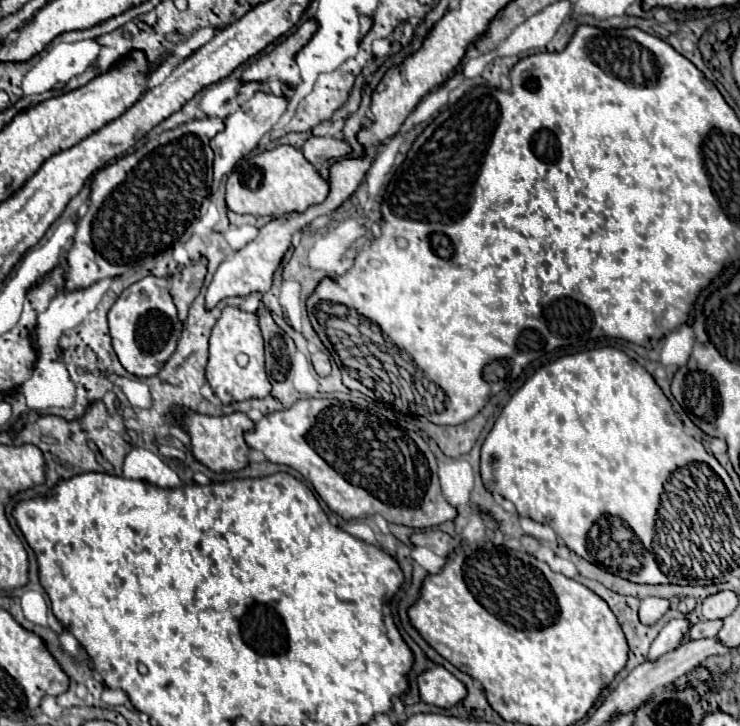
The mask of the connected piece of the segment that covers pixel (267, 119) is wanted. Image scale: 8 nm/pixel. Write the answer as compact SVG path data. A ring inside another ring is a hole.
M258 91L252 99L242 103L230 117L224 119L224 129L210 141L210 147L214 151L214 187L212 187L212 191L216 191L220 185L220 179L226 173L230 173L234 169L234 165L258 145L262 135L268 133L276 125L276 121L286 111L286 105L288 105L288 101L284 97L272 97L272 93Z

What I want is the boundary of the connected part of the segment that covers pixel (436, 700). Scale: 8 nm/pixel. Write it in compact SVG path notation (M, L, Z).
M434 665L418 677L422 701L440 709L450 709L466 697L466 687L442 665Z

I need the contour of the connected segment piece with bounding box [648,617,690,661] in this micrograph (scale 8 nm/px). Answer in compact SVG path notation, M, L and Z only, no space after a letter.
M676 617L676 619L670 619L668 625L658 633L658 637L654 639L654 643L650 645L650 651L648 651L648 661L654 661L654 659L660 659L662 655L666 655L668 651L676 649L684 635L688 633L690 629L690 623L686 617Z

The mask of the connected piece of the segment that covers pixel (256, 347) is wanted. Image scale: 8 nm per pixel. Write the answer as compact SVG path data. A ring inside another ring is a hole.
M226 307L222 311L210 337L210 359L206 367L206 379L224 405L252 397L266 397L270 393L272 385L264 371L264 341L258 327L258 317L254 313L242 311L238 307ZM238 353L246 353L250 357L250 363L246 367L238 367Z

